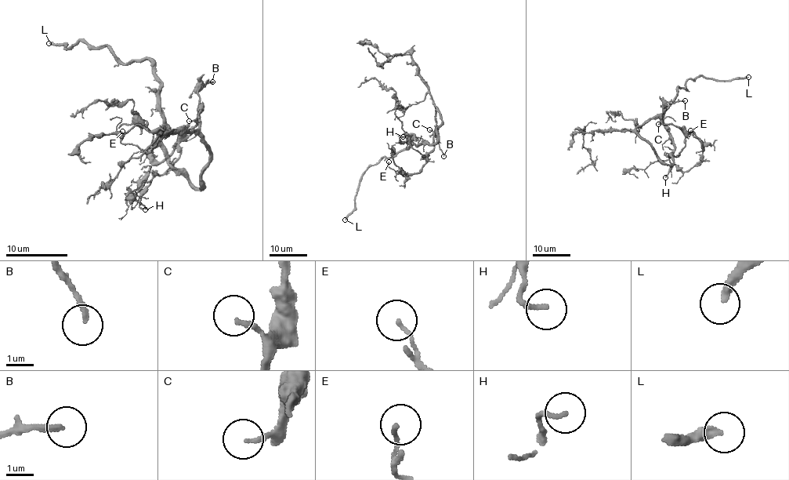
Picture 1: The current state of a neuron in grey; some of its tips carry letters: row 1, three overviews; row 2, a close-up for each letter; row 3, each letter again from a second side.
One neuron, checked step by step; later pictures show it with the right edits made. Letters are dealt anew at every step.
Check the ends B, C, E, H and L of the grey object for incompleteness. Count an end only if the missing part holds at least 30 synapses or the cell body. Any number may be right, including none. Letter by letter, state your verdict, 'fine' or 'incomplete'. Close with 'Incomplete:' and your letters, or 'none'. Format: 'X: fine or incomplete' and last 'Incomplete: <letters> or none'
B: incomplete
C: fine
E: fine
H: fine
L: incomplete
Incomplete: B, L

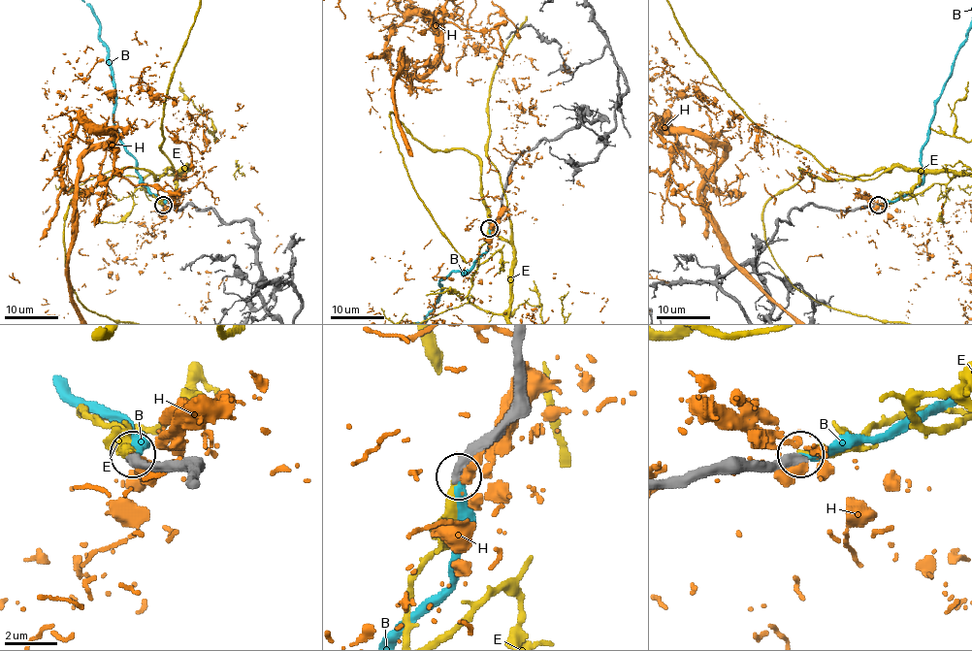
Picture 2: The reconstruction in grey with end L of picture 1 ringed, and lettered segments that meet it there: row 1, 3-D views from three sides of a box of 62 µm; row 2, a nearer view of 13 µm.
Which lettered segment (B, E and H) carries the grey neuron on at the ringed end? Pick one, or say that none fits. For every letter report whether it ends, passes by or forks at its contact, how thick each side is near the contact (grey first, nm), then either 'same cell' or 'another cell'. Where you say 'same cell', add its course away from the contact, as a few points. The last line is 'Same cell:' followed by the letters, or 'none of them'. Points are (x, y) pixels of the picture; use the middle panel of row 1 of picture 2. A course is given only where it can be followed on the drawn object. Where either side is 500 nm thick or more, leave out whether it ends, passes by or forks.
B: it ends | 360/240 nm | same cell
E: it ends | 360/340 nm | another cell
H: 440/650 nm | another cell
Same cell: B

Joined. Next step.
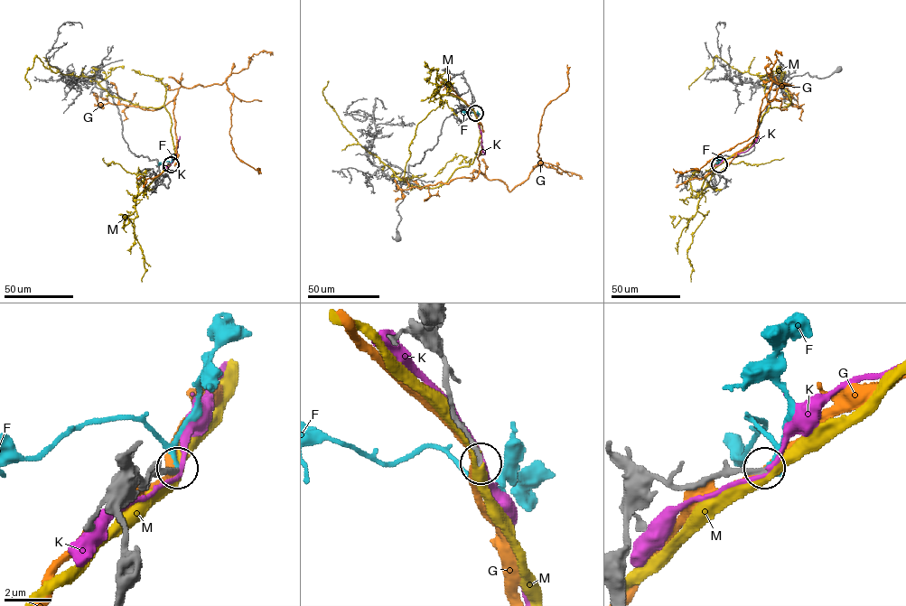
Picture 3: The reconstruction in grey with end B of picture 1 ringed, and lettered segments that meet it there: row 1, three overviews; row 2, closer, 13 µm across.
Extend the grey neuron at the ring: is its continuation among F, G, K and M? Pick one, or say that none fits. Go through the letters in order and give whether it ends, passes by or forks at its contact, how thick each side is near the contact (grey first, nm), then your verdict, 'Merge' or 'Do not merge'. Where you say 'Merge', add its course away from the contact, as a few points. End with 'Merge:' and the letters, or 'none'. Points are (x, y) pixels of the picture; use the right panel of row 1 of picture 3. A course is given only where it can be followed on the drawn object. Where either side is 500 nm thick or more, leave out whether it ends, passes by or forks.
F: It passes by. Thickness 190 nm (grey) against 140 nm. Merge
G: It passes by. Thickness 200 nm (grey) against 360 nm. Do not merge
K: It passes by. Thickness 190 nm (grey) against 160 nm. Do not merge
M: It passes by. Thickness 190 nm (grey) against 380 nm. Do not merge
Merge: F

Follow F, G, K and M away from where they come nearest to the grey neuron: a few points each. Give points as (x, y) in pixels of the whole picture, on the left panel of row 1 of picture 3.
F: (171, 164), (167, 161), (158, 164)
G: (171, 164), (176, 153), (172, 111), (178, 89), (225, 81), (233, 96), (233, 150), (258, 172), (258, 169)
K: (171, 164), (176, 153), (179, 135)
M: (171, 164), (175, 152), (163, 107), (115, 97), (90, 78), (53, 72), (36, 56), (25, 74), (29, 89)

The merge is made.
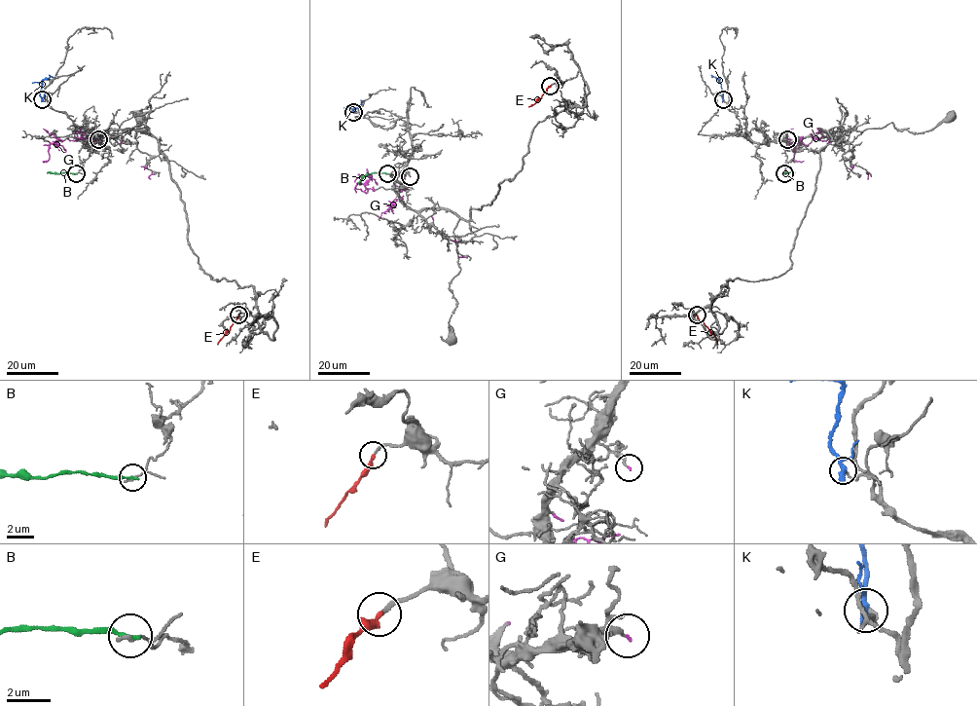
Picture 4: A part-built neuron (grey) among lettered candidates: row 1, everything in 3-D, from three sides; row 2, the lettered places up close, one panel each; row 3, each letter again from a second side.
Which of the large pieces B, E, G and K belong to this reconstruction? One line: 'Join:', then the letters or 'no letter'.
Join: E

